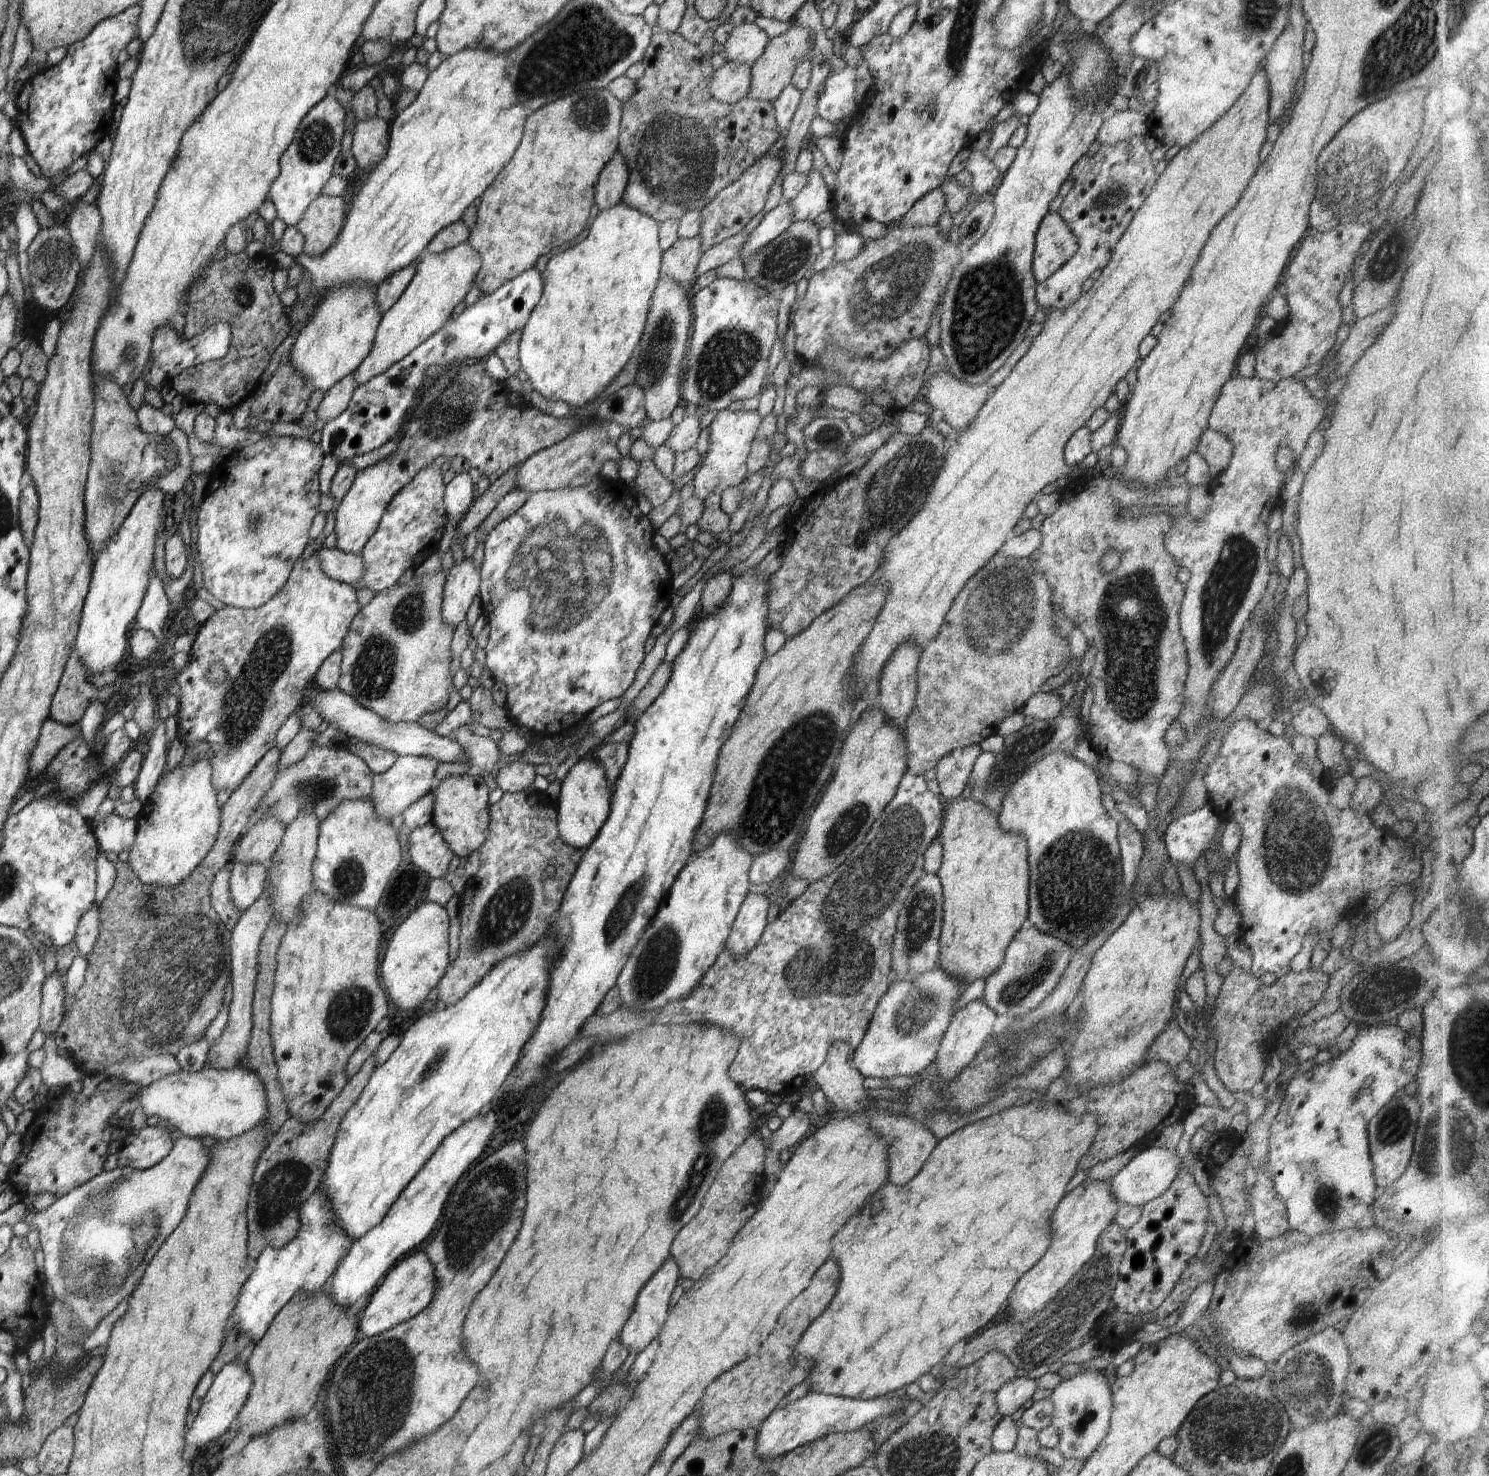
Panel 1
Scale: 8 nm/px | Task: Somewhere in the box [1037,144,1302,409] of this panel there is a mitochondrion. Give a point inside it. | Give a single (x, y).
(1107, 197)

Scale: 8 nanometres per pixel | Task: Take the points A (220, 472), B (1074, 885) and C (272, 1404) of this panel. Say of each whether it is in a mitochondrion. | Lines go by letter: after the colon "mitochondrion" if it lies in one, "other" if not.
A: other
B: mitochondrion
C: other

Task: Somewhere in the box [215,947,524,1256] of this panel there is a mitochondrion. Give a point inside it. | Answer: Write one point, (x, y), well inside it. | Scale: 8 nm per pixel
(281, 1186)

